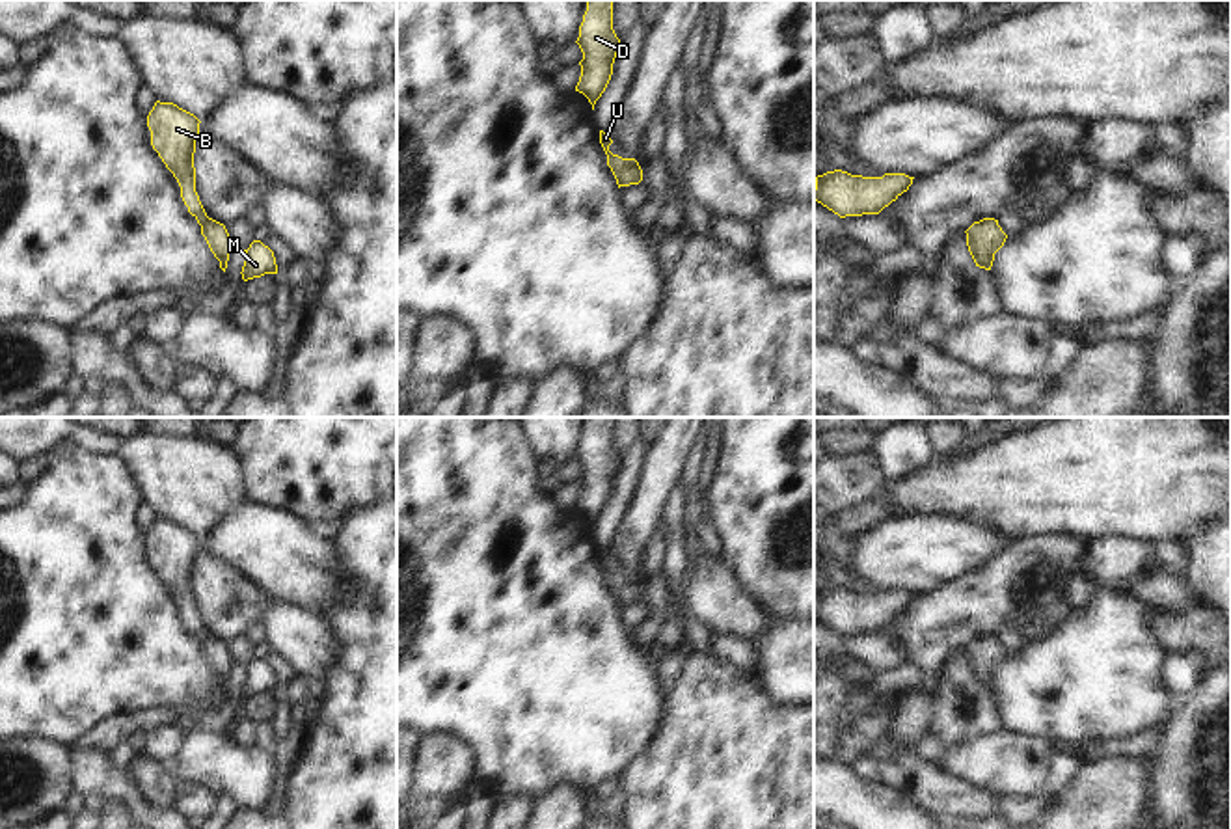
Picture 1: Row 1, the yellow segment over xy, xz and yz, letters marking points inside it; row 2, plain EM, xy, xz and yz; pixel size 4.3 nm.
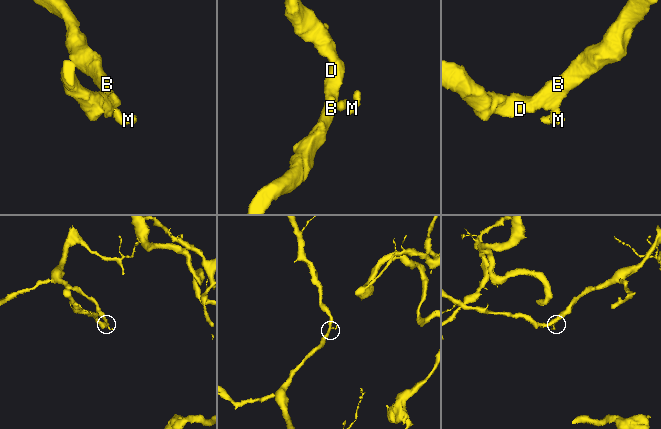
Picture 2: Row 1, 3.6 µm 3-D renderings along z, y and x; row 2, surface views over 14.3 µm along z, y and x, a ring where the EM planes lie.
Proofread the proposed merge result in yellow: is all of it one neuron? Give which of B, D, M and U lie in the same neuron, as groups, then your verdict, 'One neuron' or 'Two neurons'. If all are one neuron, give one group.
Groups: B D M U. One neuron

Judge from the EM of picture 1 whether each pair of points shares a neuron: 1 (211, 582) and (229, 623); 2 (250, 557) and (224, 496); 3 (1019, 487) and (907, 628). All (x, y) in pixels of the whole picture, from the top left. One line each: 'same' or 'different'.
1: same
2: different
3: different

